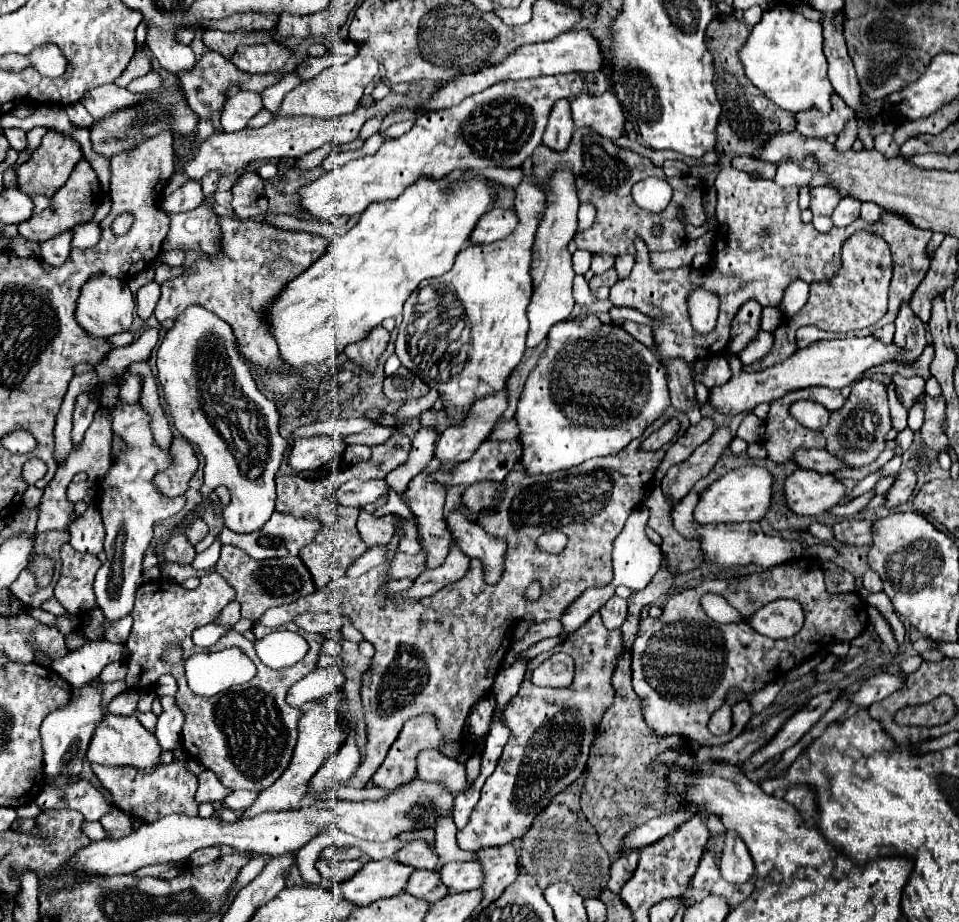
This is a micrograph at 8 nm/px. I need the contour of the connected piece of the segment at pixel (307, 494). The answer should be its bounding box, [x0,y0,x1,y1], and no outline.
[275,473,368,589]

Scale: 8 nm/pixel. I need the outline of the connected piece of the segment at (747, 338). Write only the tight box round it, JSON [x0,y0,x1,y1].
[728,301,762,353]

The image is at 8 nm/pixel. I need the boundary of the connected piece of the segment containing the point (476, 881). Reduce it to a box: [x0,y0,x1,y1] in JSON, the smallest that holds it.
[440,861,484,893]

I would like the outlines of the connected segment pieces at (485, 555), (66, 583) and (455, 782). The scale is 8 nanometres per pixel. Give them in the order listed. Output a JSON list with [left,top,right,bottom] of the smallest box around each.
[[446,509,506,585],[54,545,100,617],[418,751,466,795]]

